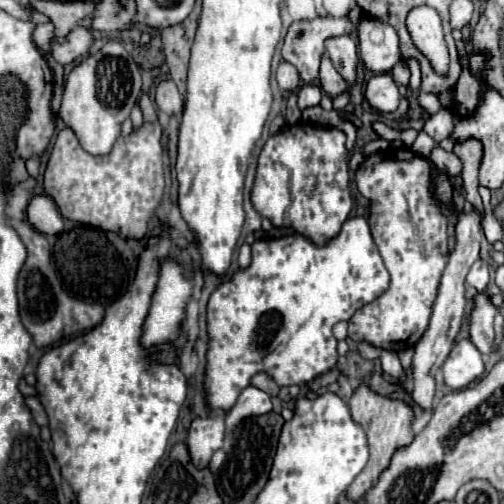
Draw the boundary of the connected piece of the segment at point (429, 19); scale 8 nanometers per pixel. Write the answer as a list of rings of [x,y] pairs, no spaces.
[[[415,7],[407,17],[407,29],[411,31],[413,43],[431,61],[433,69],[437,73],[447,73],[449,53],[437,11],[431,7]]]

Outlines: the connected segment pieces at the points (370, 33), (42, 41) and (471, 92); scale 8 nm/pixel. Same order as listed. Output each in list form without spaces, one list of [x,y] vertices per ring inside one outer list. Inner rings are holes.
[[[363,17],[359,23],[359,53],[365,67],[373,73],[389,73],[403,59],[397,31],[369,17]]]
[[[47,23],[43,27],[37,27],[35,29],[35,35],[33,35],[35,43],[39,45],[39,49],[45,53],[45,55],[51,55],[51,43],[53,43],[53,25]]]
[[[467,67],[461,71],[461,77],[455,85],[455,91],[457,91],[457,105],[455,105],[455,111],[459,117],[469,117],[477,103],[479,103],[479,85],[475,83],[475,79],[471,77],[471,73],[467,71]]]

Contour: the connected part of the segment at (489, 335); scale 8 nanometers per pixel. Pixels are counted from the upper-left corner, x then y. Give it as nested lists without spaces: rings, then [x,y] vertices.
[[[477,293],[475,297],[475,309],[471,313],[471,341],[479,349],[481,355],[491,355],[493,343],[495,343],[495,331],[493,331],[493,319],[497,309],[485,297],[483,293]]]

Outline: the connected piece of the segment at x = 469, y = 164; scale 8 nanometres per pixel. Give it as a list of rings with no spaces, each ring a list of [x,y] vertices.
[[[465,139],[455,143],[453,149],[461,159],[463,159],[463,189],[465,189],[465,197],[467,201],[475,207],[481,209],[481,197],[479,197],[479,183],[477,183],[477,175],[479,175],[479,165],[483,159],[483,143],[479,139]]]

